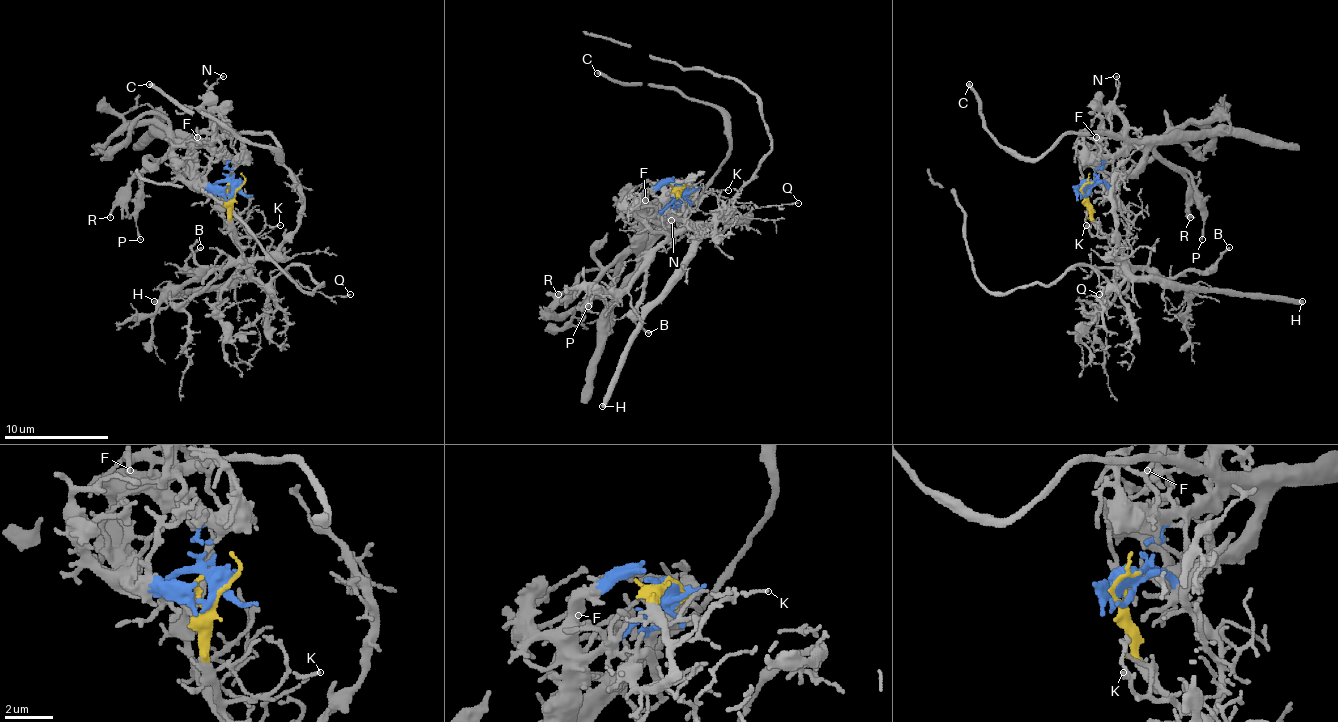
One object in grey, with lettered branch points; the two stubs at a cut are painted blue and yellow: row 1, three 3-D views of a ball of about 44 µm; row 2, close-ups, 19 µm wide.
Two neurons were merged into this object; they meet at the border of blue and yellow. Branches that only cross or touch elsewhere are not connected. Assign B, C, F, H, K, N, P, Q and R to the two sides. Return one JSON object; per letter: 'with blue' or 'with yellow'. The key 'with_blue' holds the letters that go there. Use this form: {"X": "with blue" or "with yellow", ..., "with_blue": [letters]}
{"B": "with yellow", "C": "with blue", "F": "with blue", "H": "with yellow", "K": "with yellow", "N": "with blue", "P": "with blue", "Q": "with yellow", "R": "with blue", "with_blue": ["C", "F", "N", "P", "R"]}

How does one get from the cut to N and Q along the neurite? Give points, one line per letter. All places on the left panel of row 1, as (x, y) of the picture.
N: (237, 188), (227, 167), (227, 159), (211, 143), (208, 88), (224, 75)
Q: (237, 188), (232, 216), (235, 240), (242, 248), (242, 263), (263, 284), (282, 271), (329, 297), (350, 295)

